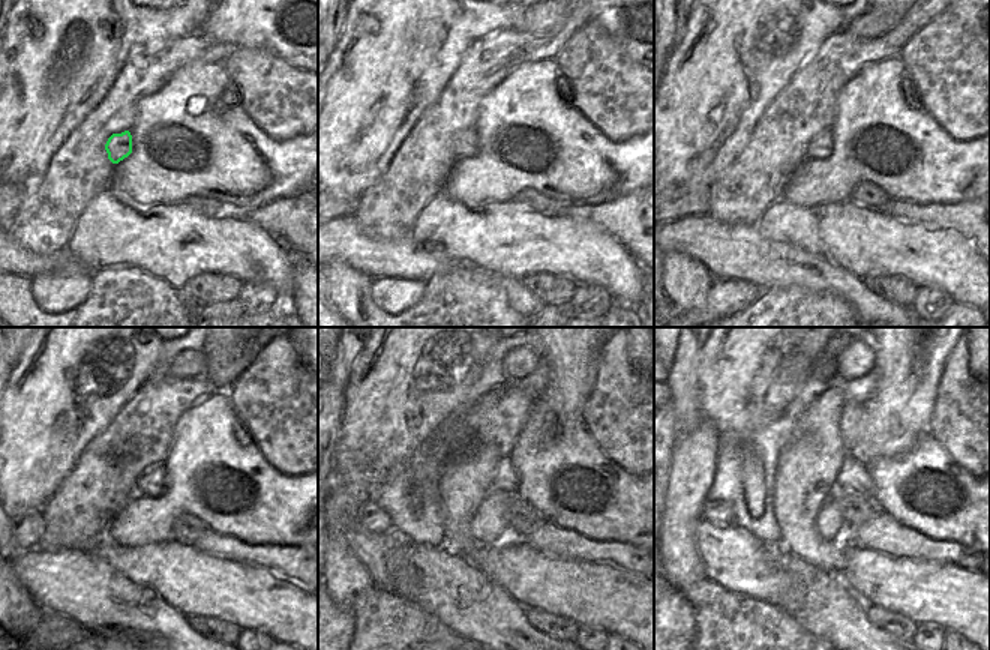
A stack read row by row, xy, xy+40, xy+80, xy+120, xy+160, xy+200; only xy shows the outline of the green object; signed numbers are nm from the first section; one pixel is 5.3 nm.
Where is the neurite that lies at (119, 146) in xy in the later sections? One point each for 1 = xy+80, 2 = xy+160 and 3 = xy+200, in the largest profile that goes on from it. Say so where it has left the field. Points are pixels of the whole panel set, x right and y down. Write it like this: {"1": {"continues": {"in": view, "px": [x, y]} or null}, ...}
{"1": {"continues": {"in": "xy+80", "px": [821, 146]}}, "2": {"continues": {"in": "xy+160", "px": [506, 479]}}, "3": {"continues": {"in": "xy+200", "px": [852, 475]}}}

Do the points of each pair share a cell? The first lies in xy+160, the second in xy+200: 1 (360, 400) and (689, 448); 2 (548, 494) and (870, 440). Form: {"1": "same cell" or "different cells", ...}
{"1": "different cells", "2": "different cells"}

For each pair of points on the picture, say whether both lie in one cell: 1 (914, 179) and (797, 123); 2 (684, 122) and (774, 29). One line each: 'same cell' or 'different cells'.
1: different cells
2: same cell

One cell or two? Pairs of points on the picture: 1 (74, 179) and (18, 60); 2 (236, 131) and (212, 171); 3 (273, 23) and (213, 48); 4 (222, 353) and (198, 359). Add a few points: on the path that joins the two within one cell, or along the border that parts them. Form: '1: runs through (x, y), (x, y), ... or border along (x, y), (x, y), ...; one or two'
1: border along (83, 120), (54, 153), (41, 177); two
2: runs through (225, 141), (212, 155), (212, 161); one
3: border along (200, 32), (212, 39), (236, 47); two
4: border along (201, 352), (206, 358), (204, 376); two

